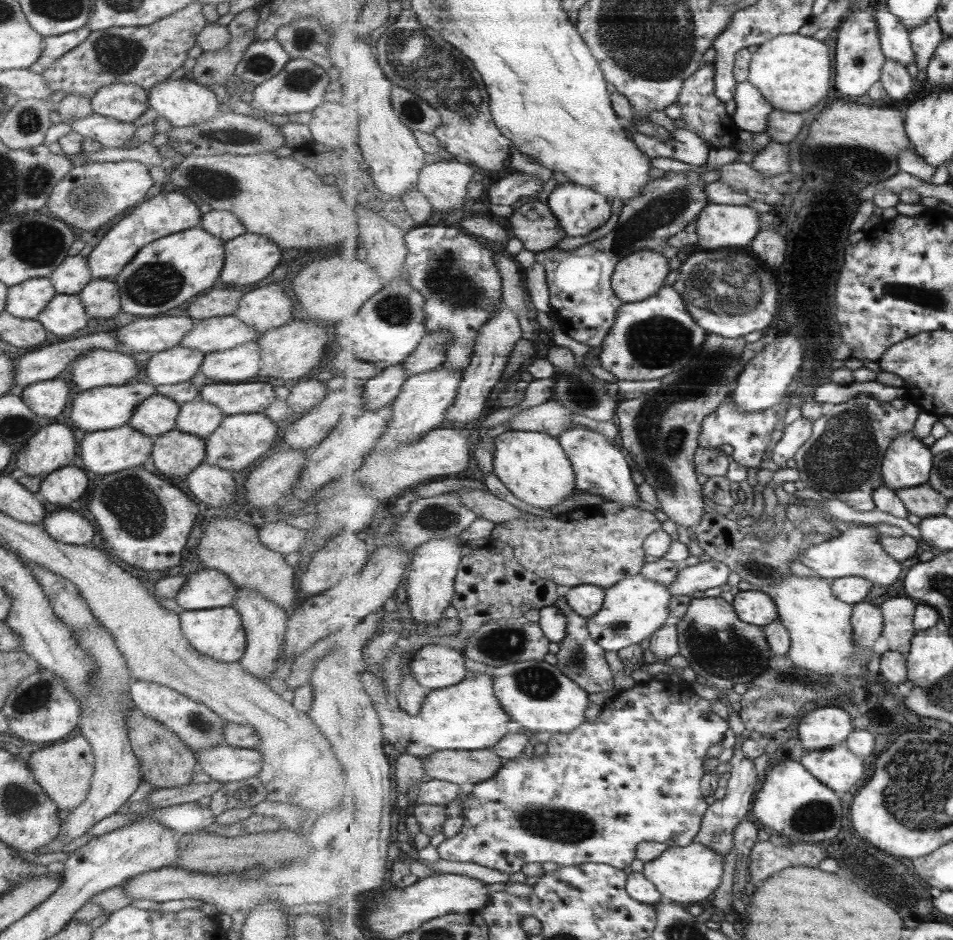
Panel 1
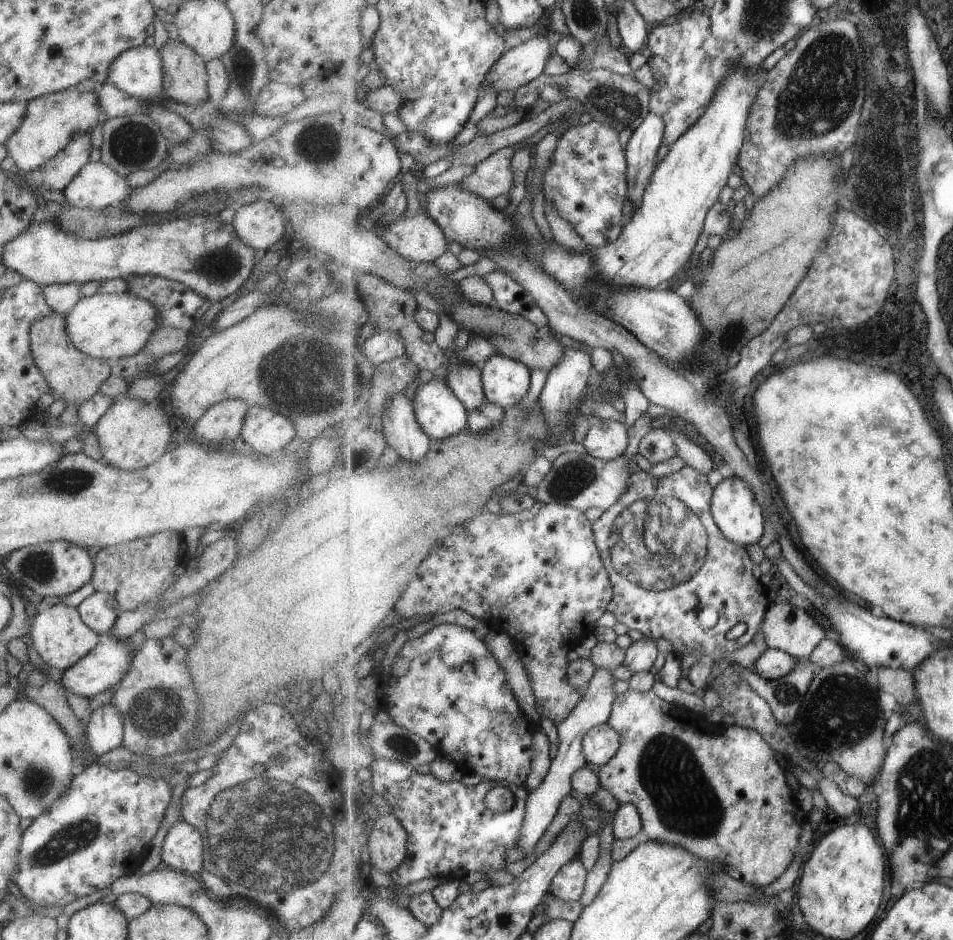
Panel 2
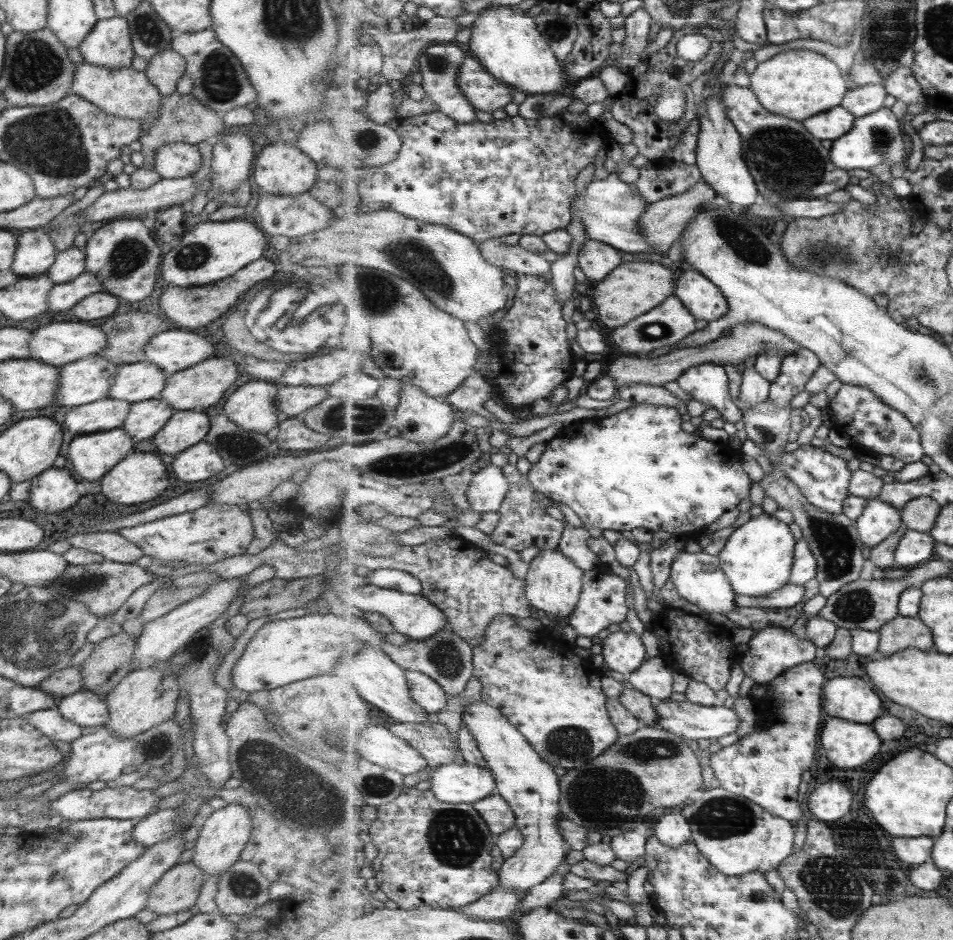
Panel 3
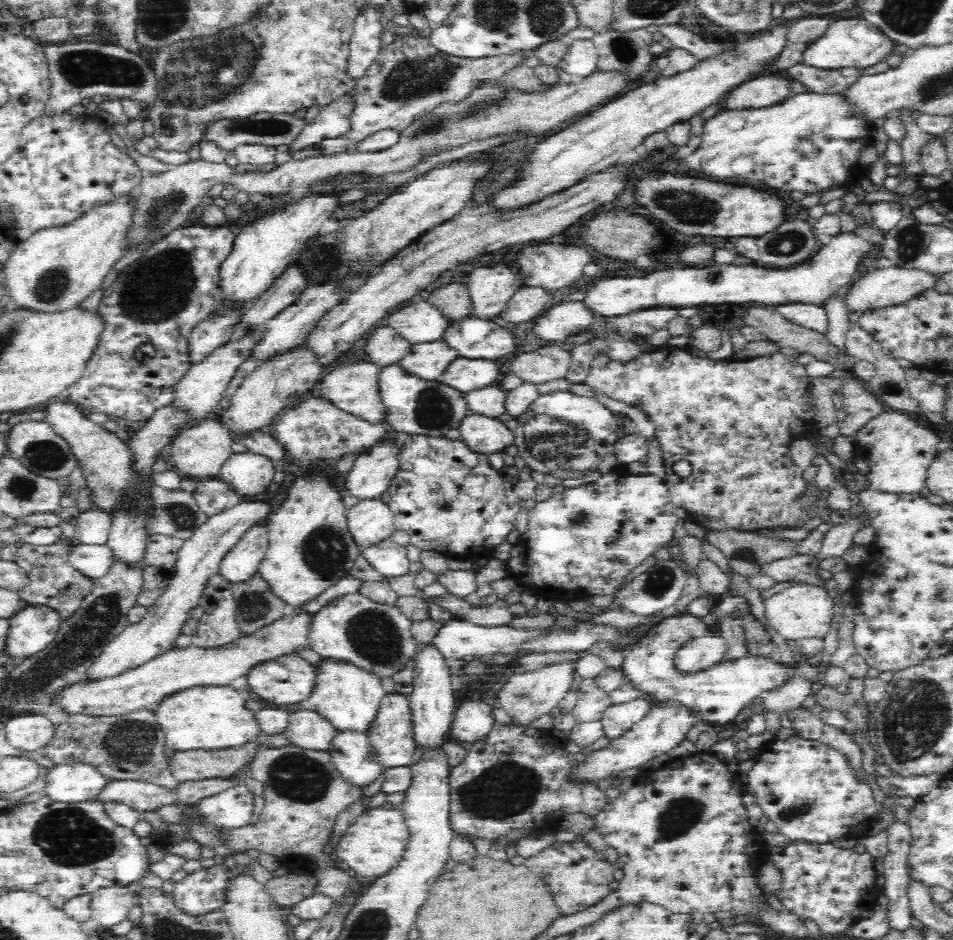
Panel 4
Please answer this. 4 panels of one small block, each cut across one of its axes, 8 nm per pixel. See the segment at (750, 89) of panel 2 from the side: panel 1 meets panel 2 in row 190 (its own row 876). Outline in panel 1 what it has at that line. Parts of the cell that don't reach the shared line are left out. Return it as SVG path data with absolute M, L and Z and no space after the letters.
M694 842L689 846L669 847L659 858L644 863L642 873L655 884L665 901L687 906L707 900L719 888L723 857L715 848Z

